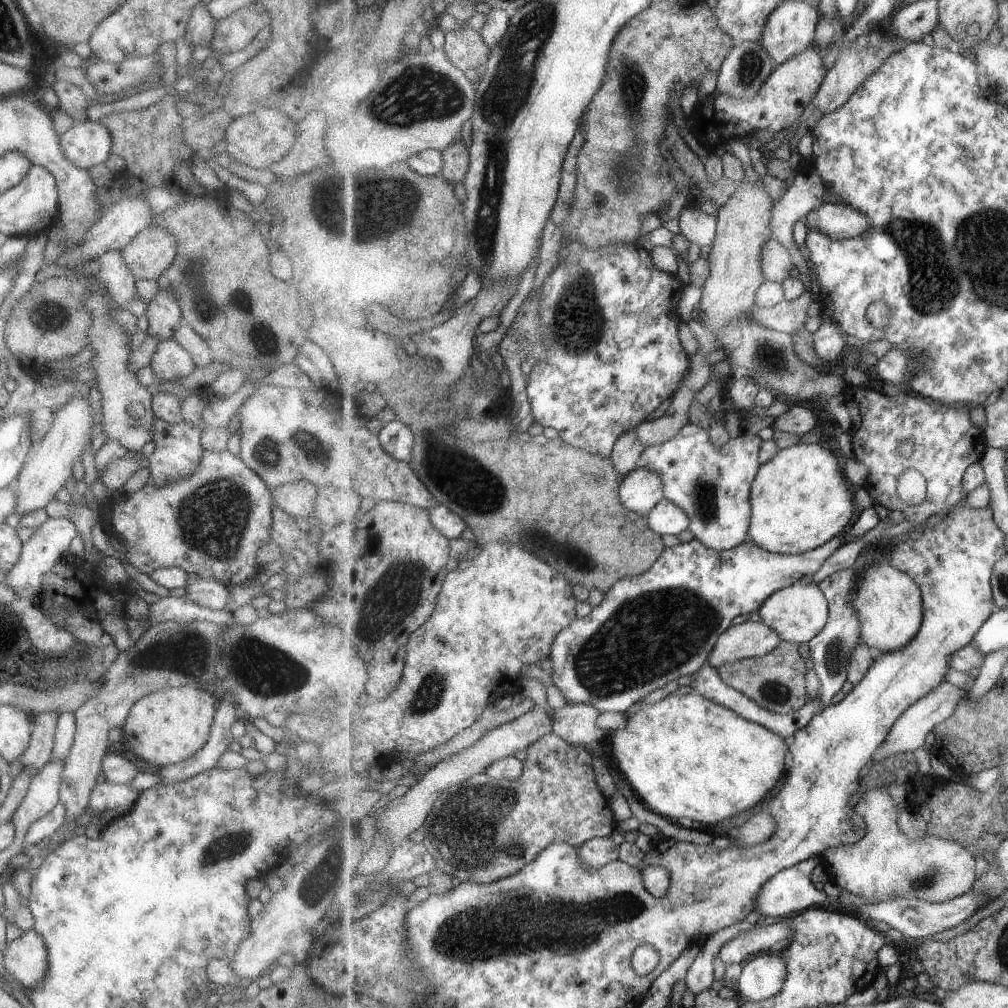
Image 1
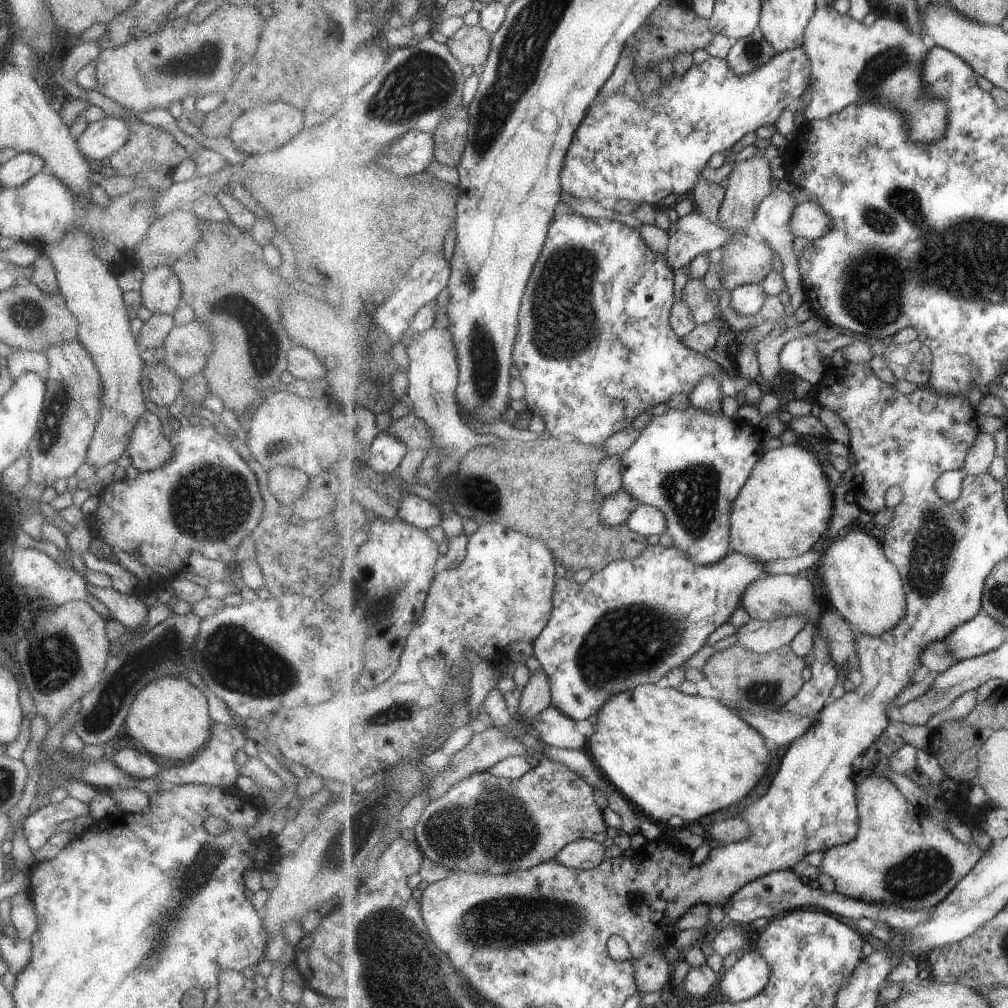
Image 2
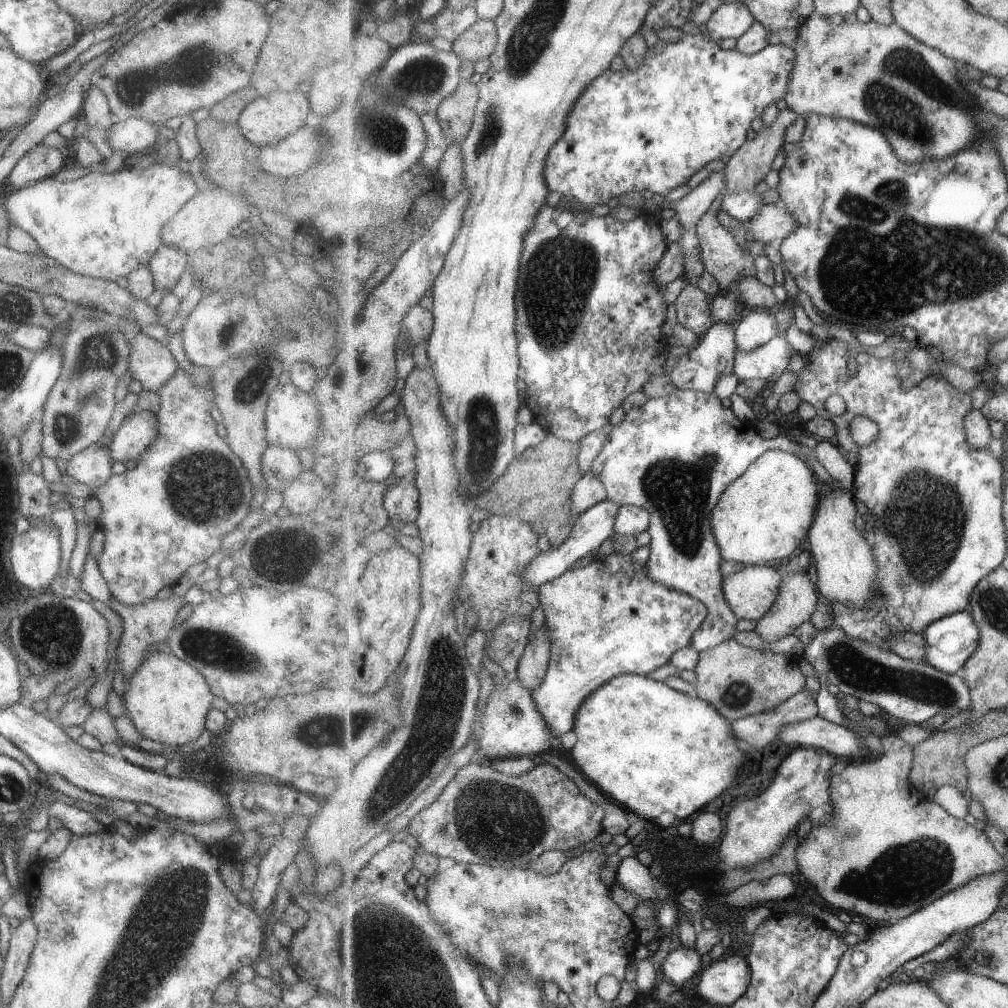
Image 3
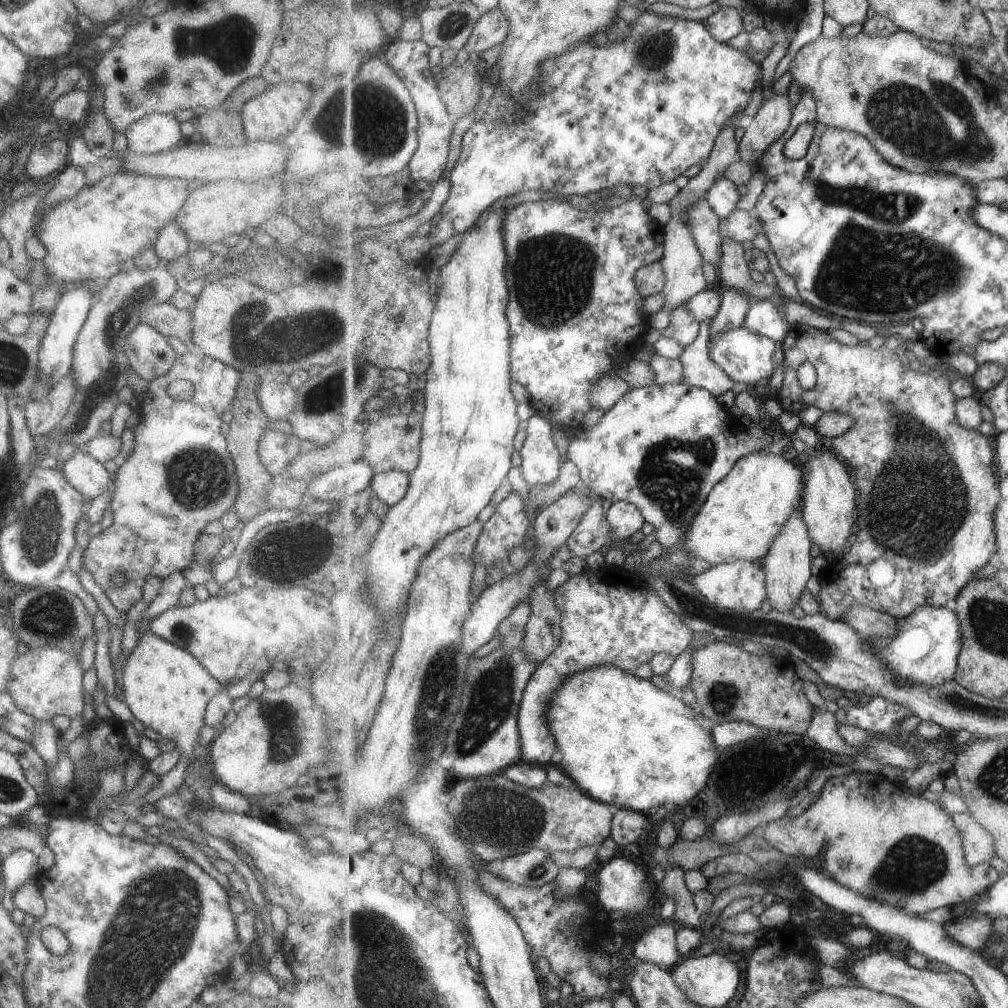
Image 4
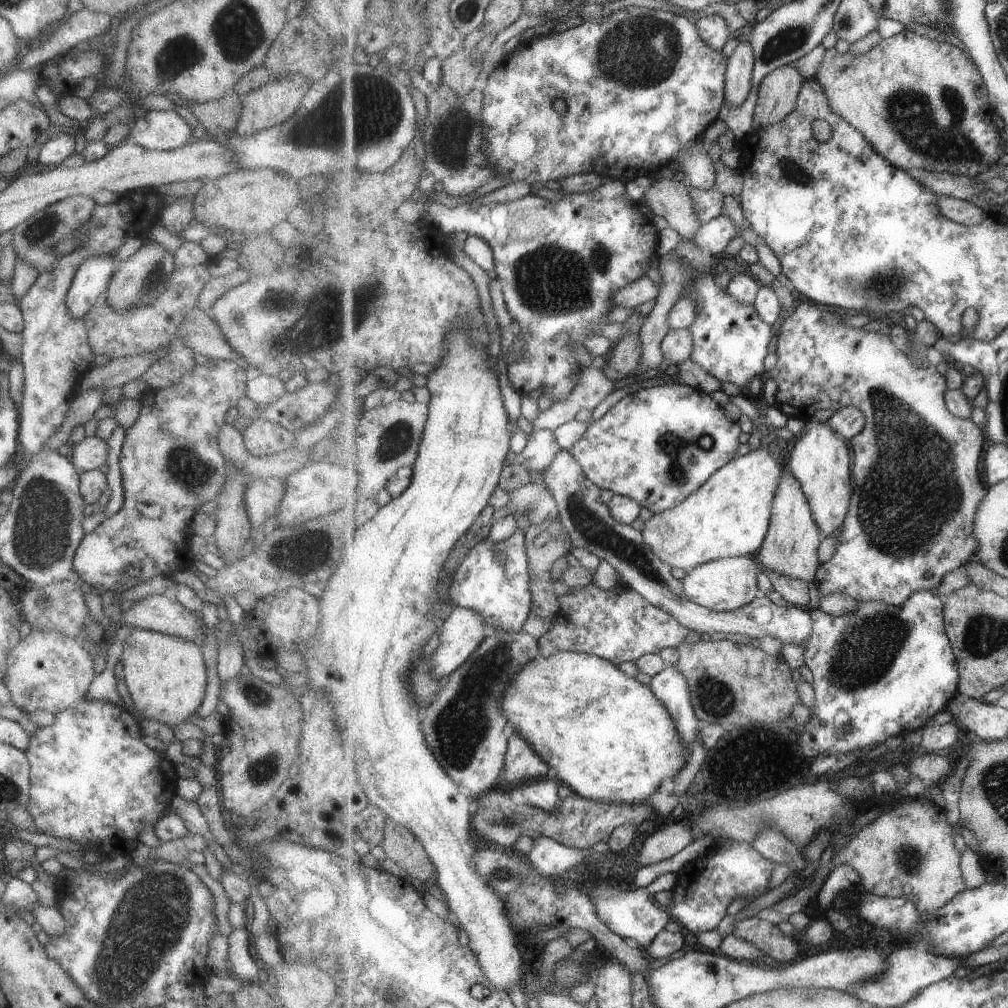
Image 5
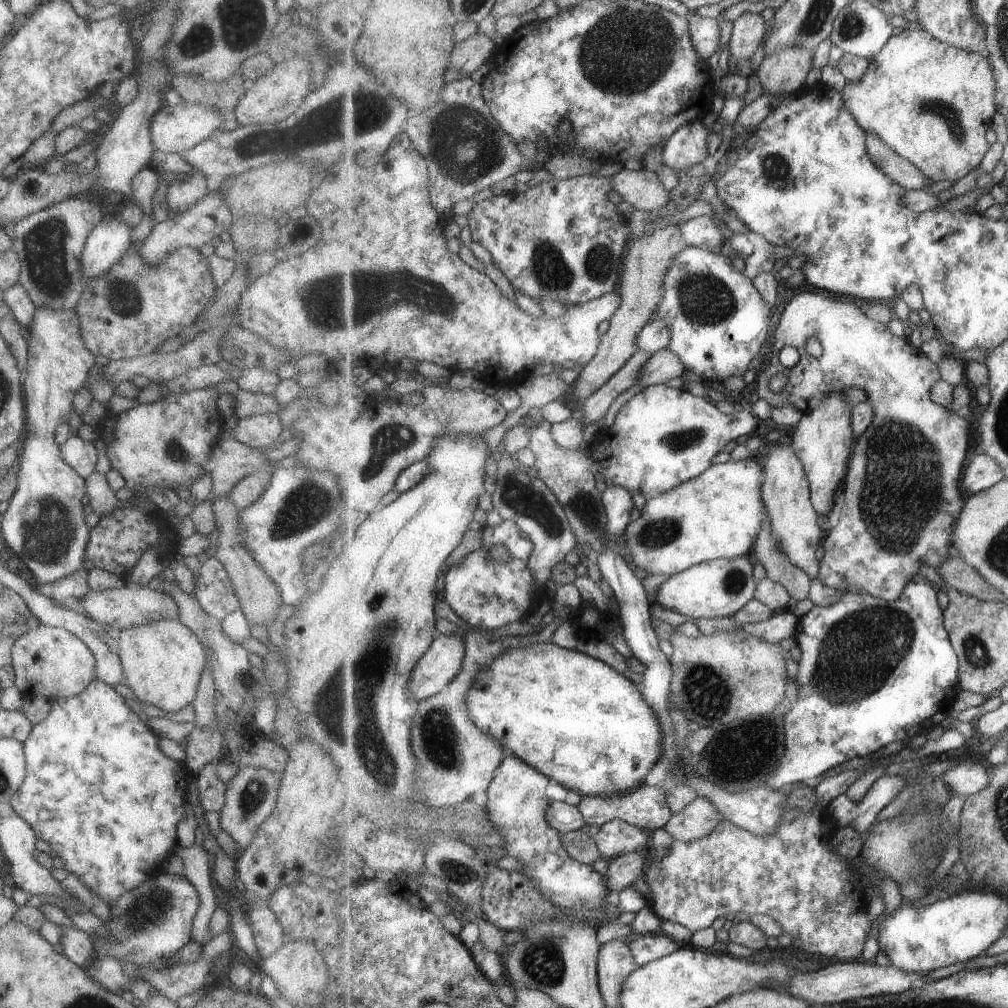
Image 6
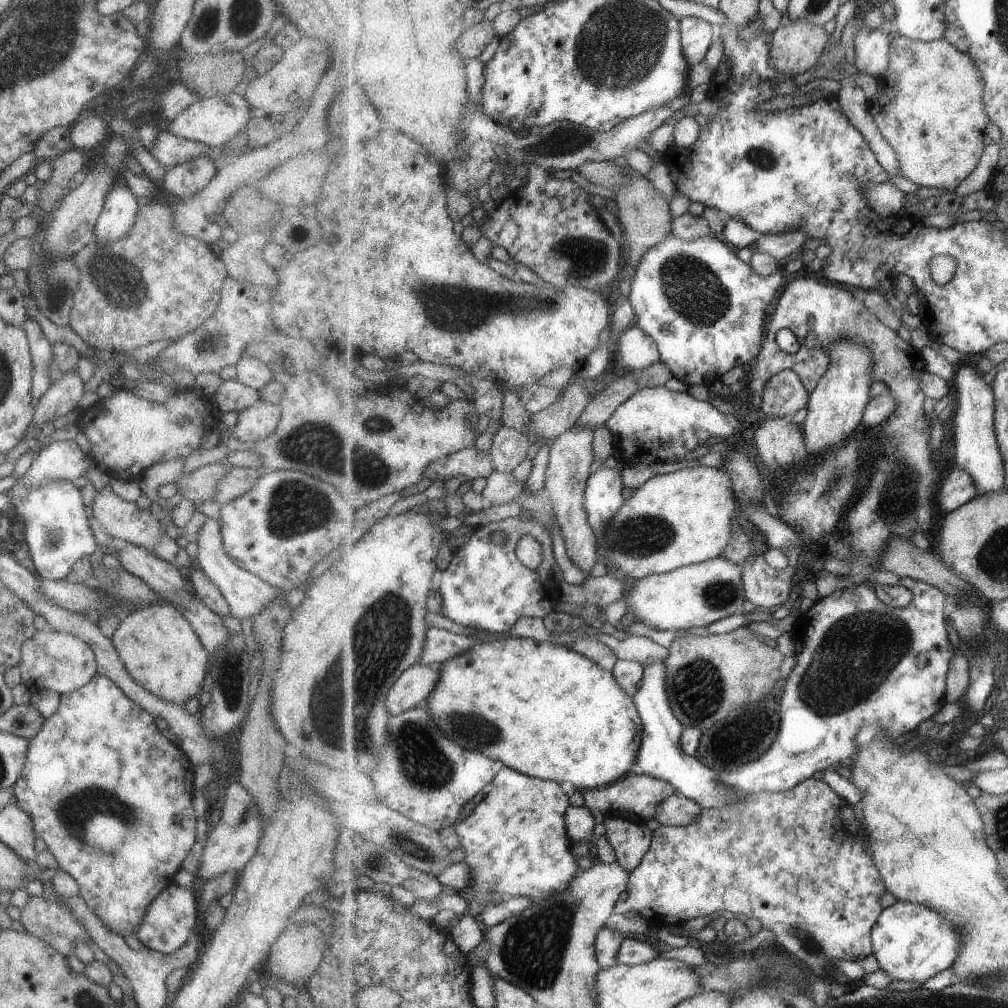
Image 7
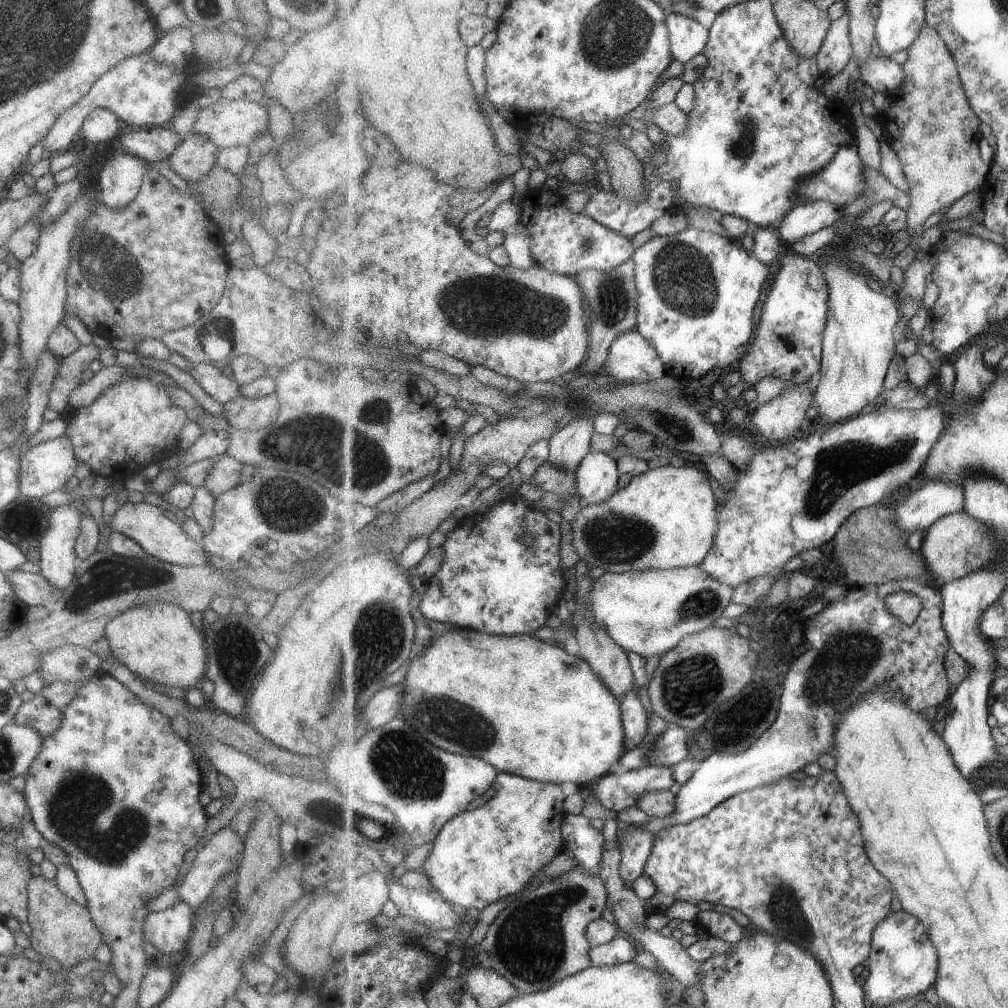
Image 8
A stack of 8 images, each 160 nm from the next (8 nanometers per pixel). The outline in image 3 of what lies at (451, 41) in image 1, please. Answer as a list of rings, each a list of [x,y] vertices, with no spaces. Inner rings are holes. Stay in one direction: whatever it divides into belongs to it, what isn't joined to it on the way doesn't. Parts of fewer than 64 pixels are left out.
[[[479,19],[461,37],[454,40],[454,50],[462,60],[477,62],[477,60],[489,59],[496,51],[498,43],[498,26],[495,21]]]

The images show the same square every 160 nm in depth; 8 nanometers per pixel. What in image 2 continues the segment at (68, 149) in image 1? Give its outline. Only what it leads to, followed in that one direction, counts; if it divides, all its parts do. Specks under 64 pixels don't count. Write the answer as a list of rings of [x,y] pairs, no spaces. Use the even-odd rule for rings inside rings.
[[[103,117],[90,122],[75,142],[80,155],[88,161],[101,161],[115,152],[128,137],[125,121],[114,117]]]

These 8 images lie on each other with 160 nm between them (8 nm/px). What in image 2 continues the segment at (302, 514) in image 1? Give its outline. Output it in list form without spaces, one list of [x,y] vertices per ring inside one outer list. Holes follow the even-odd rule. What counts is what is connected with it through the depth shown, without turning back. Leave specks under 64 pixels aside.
[[[289,466],[273,467],[267,472],[267,488],[271,496],[281,504],[293,504],[303,494],[307,486],[307,476],[299,470],[293,470]]]

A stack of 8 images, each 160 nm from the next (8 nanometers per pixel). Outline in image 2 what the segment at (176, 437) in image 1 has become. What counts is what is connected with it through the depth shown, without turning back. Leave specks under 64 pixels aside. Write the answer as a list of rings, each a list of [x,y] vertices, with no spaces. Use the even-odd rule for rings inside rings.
[[[146,410],[129,435],[125,454],[131,458],[131,466],[139,473],[153,470],[166,463],[172,452],[170,440],[161,431],[161,421],[157,415]]]

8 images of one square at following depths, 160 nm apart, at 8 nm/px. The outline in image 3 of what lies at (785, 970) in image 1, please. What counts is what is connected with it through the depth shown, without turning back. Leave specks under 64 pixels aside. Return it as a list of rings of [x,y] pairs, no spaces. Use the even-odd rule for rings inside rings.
[[[729,955],[720,957],[697,975],[696,992],[707,1003],[719,1007],[733,1006],[752,985],[752,966],[748,958]]]

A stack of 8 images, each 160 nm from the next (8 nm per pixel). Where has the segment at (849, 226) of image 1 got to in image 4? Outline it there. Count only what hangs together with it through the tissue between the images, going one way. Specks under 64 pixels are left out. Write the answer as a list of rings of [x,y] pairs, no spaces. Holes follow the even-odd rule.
[[[755,209],[750,212],[737,210],[729,218],[722,220],[722,231],[724,238],[742,243],[755,240],[757,234],[763,233],[763,228]]]

